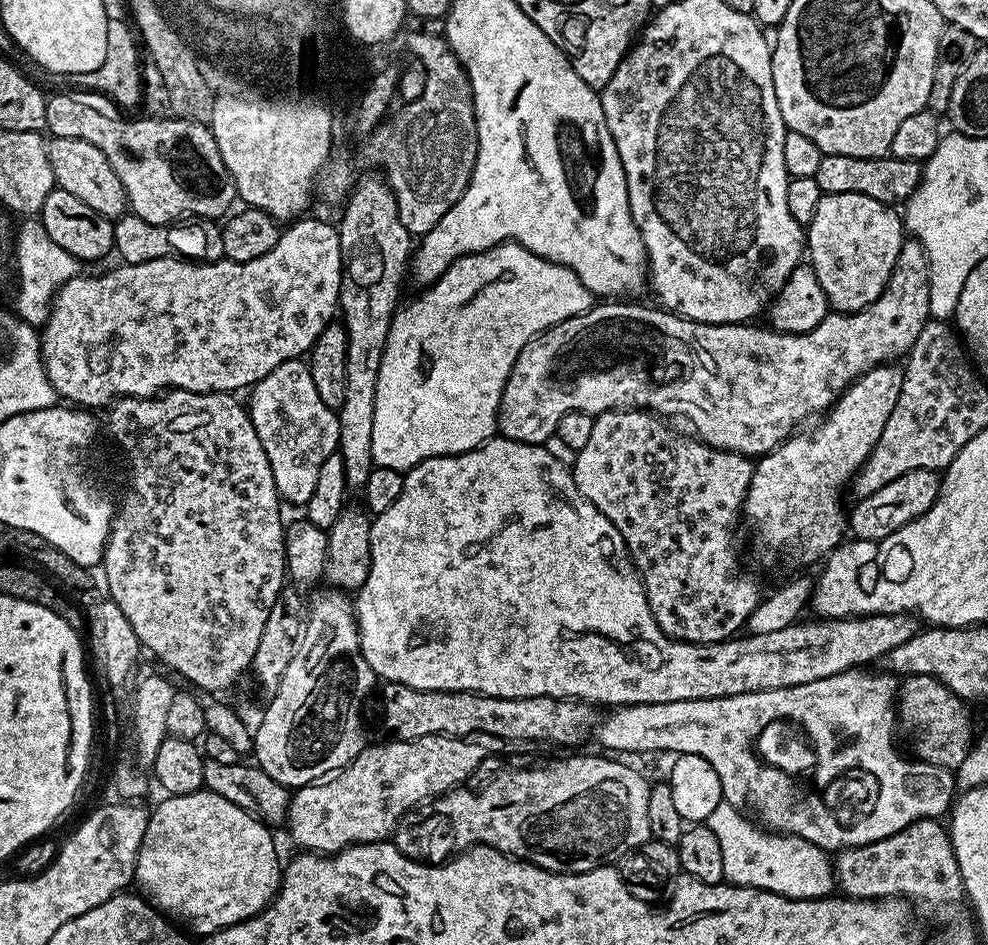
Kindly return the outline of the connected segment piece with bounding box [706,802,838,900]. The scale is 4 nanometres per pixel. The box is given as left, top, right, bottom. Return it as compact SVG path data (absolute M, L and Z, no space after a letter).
M721 802L706 821L722 846L722 870L727 883L741 888L759 888L761 892L773 892L788 900L821 900L823 896L833 895L837 891L834 862L825 849L803 840L801 836L777 834L772 830L763 832L762 829L755 828L748 819L749 817L733 804Z

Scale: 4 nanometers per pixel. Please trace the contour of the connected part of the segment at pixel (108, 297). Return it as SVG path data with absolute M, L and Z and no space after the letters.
M300 218L289 223L283 229L270 254L262 254L262 258L254 258L254 262L234 262L219 259L211 262L197 262L177 258L175 255L163 256L141 264L121 263L120 268L112 268L101 276L84 276L77 274L70 278L61 288L56 290L52 299L52 309L48 320L42 325L40 332L40 353L46 366L46 374L54 386L57 397L64 396L69 405L83 406L88 410L96 410L99 404L108 406L117 398L125 396L143 396L145 398L163 393L165 390L181 388L187 392L226 392L239 393L239 388L251 389L270 370L282 366L287 360L299 360L305 354L311 353L314 342L322 330L333 323L340 303L340 271L342 266L342 250L340 249L340 234L335 223L327 224L324 220L308 220Z

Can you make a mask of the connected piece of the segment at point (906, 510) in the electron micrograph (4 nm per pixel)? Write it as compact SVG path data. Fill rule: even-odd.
M931 468L910 470L910 474L902 474L902 478L886 482L882 490L874 490L874 494L856 500L850 508L851 535L858 540L881 540L894 534L894 530L906 526L934 506L940 493L940 481L941 477Z

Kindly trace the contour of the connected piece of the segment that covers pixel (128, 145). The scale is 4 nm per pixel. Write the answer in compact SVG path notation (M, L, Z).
M72 90L49 95L47 135L82 138L82 142L98 146L126 190L131 215L168 226L181 218L220 218L233 207L232 203L237 203L232 175L226 170L226 162L222 162L222 154L218 154L218 142L214 142L209 125L175 118L119 120L99 112L87 99L91 100Z

